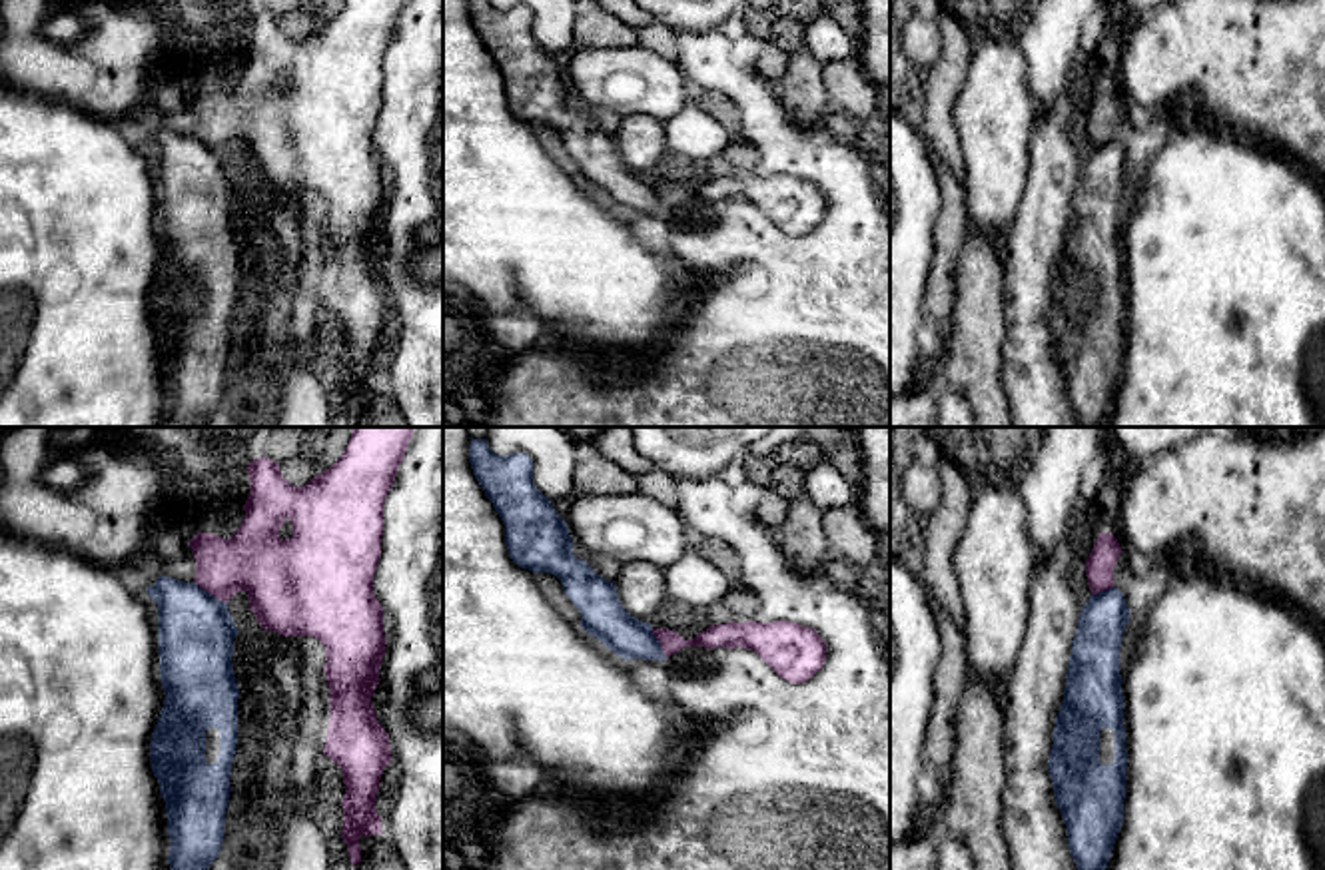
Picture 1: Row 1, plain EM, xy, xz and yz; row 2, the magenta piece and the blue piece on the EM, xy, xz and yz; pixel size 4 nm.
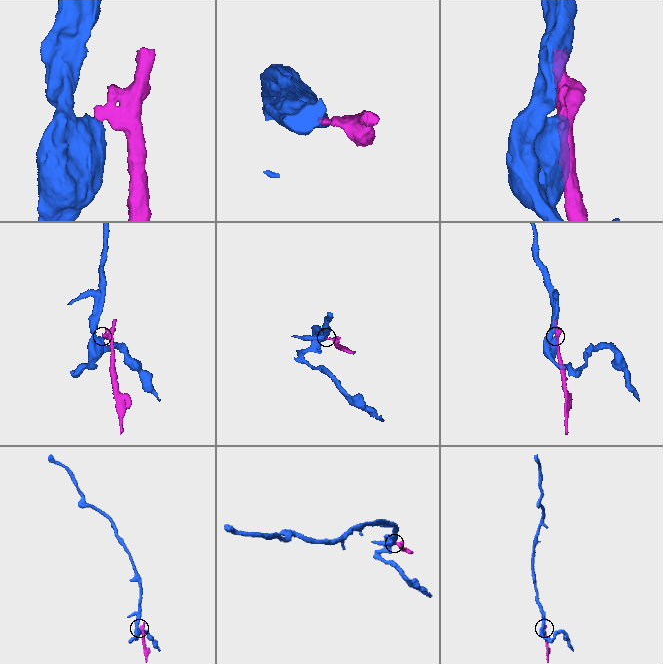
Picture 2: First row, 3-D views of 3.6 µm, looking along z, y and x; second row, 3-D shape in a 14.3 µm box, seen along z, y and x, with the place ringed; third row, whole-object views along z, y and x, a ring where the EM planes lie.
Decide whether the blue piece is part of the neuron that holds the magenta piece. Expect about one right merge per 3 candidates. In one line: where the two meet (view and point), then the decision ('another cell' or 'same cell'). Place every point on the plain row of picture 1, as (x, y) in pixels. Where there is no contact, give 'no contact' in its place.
contact xy (210, 146); another cell

